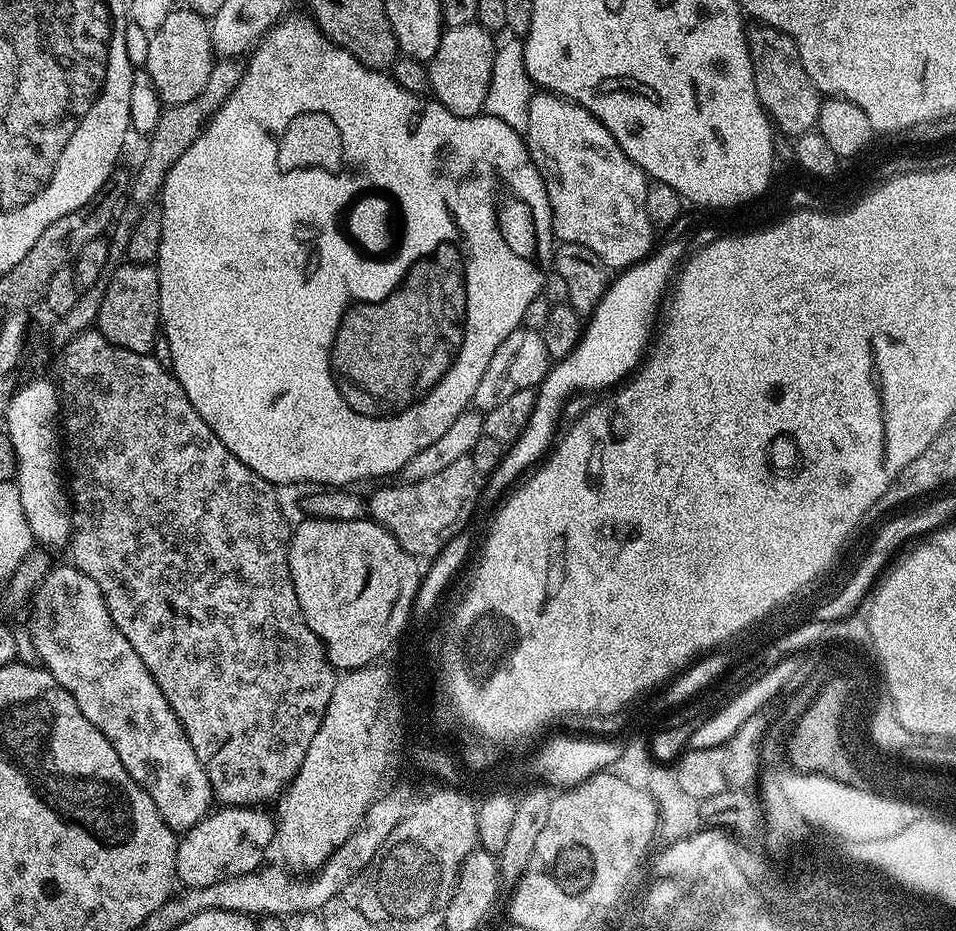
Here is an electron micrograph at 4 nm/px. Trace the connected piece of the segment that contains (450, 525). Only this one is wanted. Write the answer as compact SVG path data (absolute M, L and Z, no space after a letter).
M471 455L458 458L454 466L446 466L442 474L434 474L434 478L422 478L422 482L413 484L396 484L394 488L380 488L368 500L368 512L377 524L383 524L390 534L408 553L417 558L433 558L443 547L460 532L469 527L468 519L476 512L476 499L482 496L482 484L478 473L474 470Z

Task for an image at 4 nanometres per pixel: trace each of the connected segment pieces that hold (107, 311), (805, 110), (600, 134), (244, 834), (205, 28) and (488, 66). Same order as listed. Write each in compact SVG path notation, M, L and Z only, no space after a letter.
M124 262L124 265L114 272L108 281L105 300L98 311L95 327L110 342L114 342L114 346L122 350L134 350L134 354L149 354L162 332L158 274L151 264L131 262Z
M759 22L753 23L747 33L748 49L754 66L754 86L760 105L768 113L773 125L791 138L799 138L813 131L818 122L822 94L814 86L810 74L806 74L806 66L802 66L796 40L774 26Z
M533 91L532 101L530 102L530 118L526 121L526 130L522 135L524 143L528 145L530 158L546 186L546 194L552 211L552 234L557 241L586 246L586 250L594 250L594 254L598 254L598 258L602 258L602 262L609 270L628 268L631 264L637 264L639 260L643 260L645 256L653 251L652 232L654 233L654 225L650 222L650 214L646 214L646 194L650 183L649 177L625 154L620 143L614 138L614 134L610 134L610 130L606 130L606 126L602 126L602 122L598 122L598 118L594 118L594 114L590 114L590 110L578 106L572 100L555 96L553 92Z
M220 806L179 837L176 845L176 878L185 889L214 886L222 878L256 871L265 863L268 847L276 838L273 813L260 806Z
M178 6L168 14L164 24L147 39L144 70L149 74L165 105L172 107L193 101L206 88L216 63L210 27L209 21L196 11L186 6Z
M478 23L454 26L445 31L438 46L438 54L427 61L428 86L431 95L450 114L455 116L478 116L484 112L486 90L490 90L490 74L494 70L494 58L498 47L493 33Z

